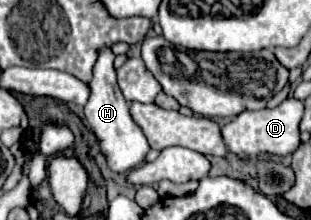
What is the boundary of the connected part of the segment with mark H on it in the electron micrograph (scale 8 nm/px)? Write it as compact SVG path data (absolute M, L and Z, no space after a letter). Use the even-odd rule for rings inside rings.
M104 48L98 56L98 64L94 66L94 80L88 84L90 86L90 98L84 106L84 116L88 128L96 134L100 142L100 150L104 158L108 160L108 166L116 172L128 172L144 162L144 156L148 152L148 142L142 134L142 130L136 126L128 112L128 102L124 100L118 84L116 84L116 70L112 66L114 54L112 50Z

